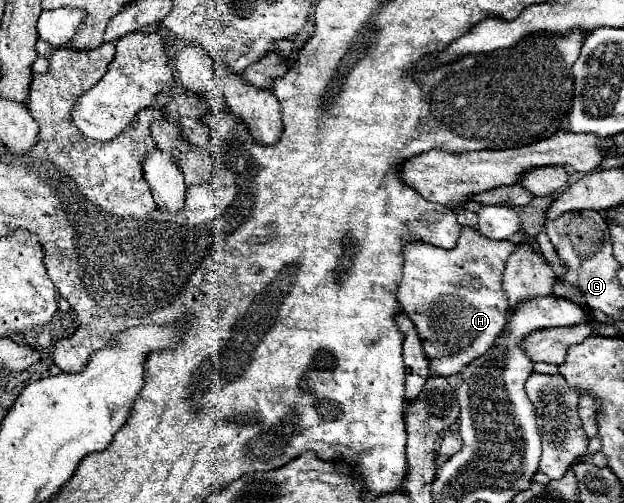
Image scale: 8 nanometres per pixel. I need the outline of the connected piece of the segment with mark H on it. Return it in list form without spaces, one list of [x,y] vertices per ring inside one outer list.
[[[462,228],[456,248],[444,250],[432,246],[422,240],[412,240],[404,246],[404,272],[402,282],[398,286],[398,302],[410,320],[416,324],[418,336],[422,340],[424,352],[430,358],[430,370],[440,376],[460,374],[472,360],[482,356],[494,340],[502,334],[508,322],[508,300],[500,280],[506,266],[508,256],[518,248],[518,244],[510,240],[488,240],[476,228]]]

